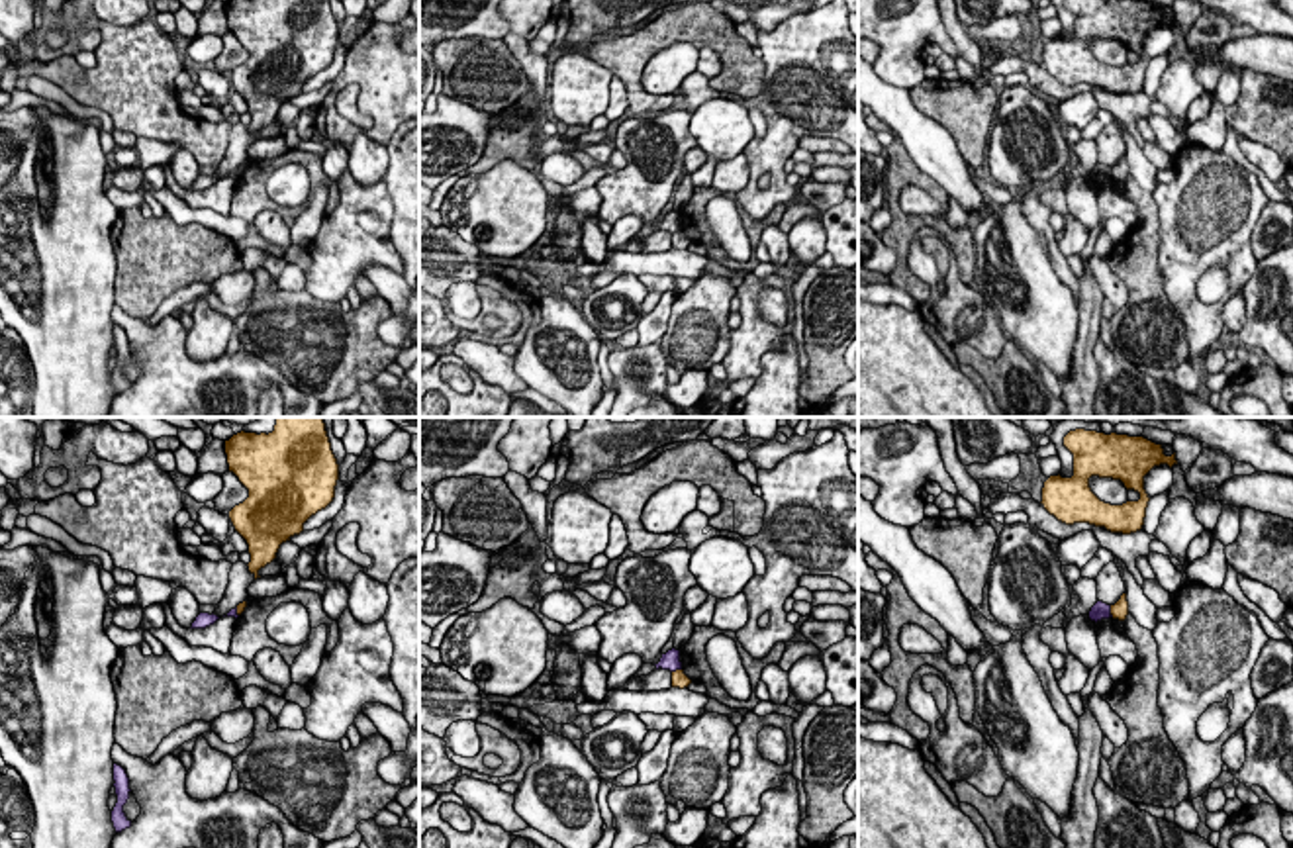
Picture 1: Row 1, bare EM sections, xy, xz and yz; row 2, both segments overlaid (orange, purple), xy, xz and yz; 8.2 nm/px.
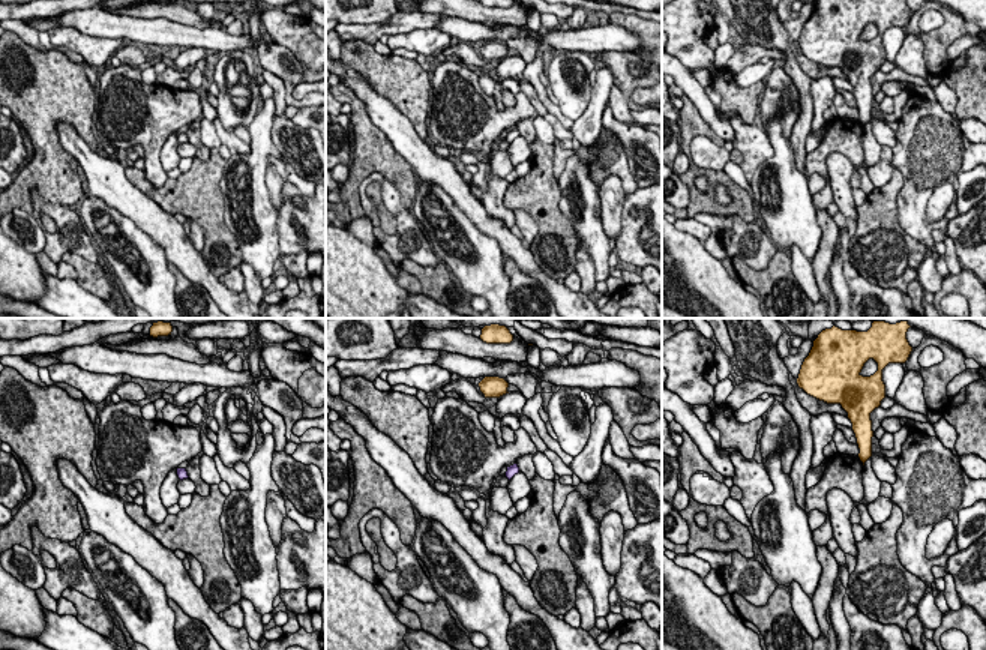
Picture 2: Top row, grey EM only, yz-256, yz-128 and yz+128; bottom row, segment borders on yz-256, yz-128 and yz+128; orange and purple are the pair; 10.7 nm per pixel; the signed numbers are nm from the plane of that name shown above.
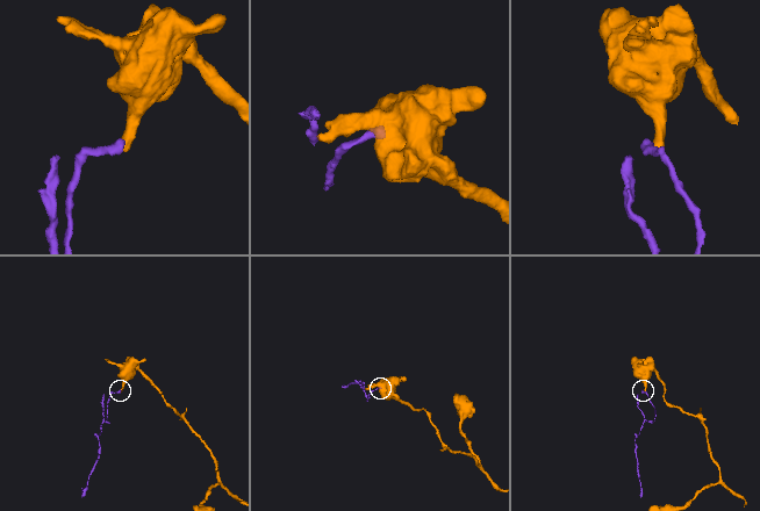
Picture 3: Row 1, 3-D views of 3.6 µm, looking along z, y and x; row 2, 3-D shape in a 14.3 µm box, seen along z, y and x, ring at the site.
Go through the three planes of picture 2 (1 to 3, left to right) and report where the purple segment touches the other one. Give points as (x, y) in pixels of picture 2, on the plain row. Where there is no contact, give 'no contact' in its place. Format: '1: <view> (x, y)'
1: no contact
2: no contact
3: no contact

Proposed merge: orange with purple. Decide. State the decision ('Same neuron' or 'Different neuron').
Different neuron

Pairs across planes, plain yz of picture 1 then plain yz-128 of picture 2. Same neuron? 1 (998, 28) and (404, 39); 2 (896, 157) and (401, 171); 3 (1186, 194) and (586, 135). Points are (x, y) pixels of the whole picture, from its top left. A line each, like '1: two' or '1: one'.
1: two
2: one
3: two

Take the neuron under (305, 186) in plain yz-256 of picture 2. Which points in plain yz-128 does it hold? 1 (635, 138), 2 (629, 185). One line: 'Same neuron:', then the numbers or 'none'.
Same neuron: 2

